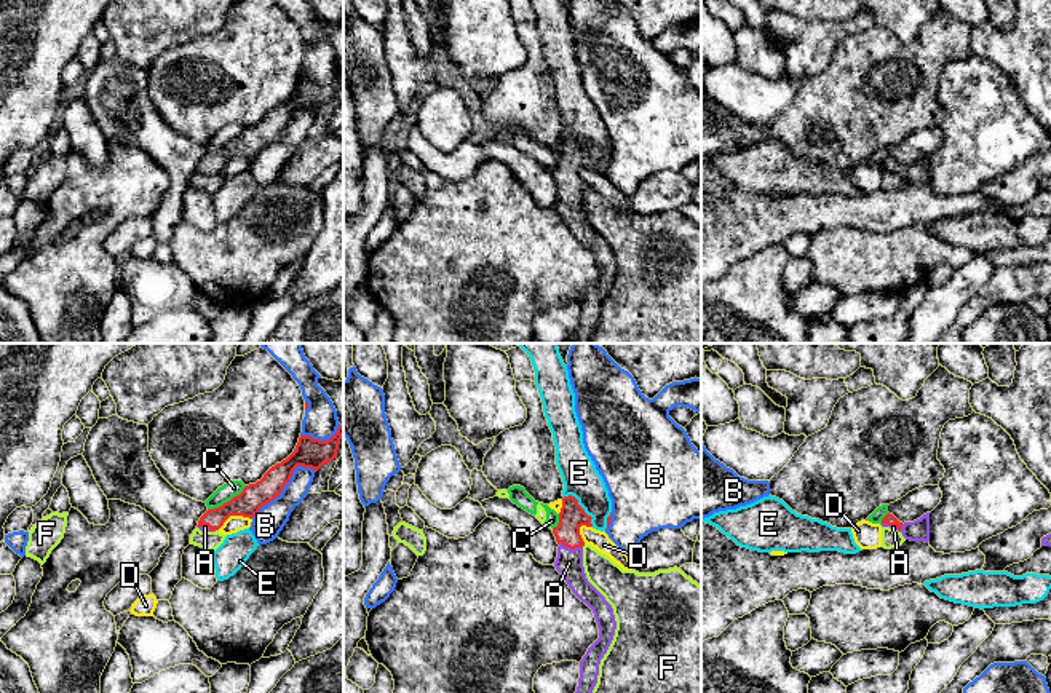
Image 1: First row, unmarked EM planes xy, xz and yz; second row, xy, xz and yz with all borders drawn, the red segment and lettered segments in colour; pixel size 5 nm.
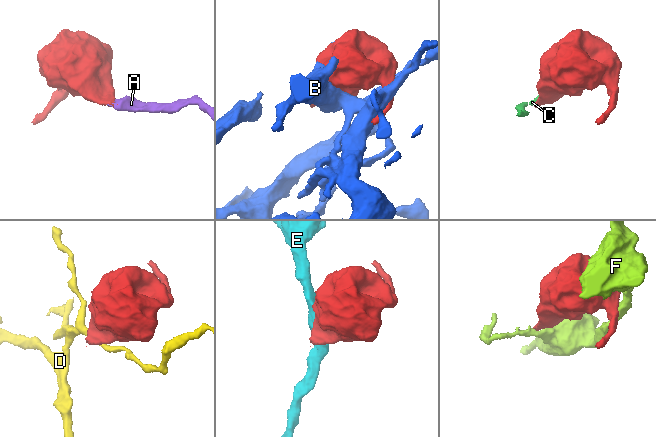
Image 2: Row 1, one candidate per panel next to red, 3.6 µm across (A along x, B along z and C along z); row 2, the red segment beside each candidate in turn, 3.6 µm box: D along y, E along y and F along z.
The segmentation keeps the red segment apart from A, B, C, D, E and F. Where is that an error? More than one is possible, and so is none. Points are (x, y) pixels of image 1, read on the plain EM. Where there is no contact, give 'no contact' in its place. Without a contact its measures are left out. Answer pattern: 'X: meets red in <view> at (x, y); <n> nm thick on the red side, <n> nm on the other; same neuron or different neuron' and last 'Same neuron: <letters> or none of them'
A: meets red in xz at (571, 190); 140 nm thick on the red side, 140 nm on the other; same neuron
B: meets red in xy at (285, 126); 150 nm thick on the red side, 150 nm on the other; different neuron
C: meets red in xy at (227, 144); 140 nm thick on the red side, 90 nm on the other; different neuron
D: meets red in xy at (233, 157); 140 nm thick on the red side, 90 nm on the other; different neuron
E: meets red in xz at (580, 149); 140 nm thick on the red side, 180 nm on the other; different neuron
F: meets red in xy at (211, 173); 140 nm thick on the red side, 100 nm on the other; different neuron
Same neuron: A

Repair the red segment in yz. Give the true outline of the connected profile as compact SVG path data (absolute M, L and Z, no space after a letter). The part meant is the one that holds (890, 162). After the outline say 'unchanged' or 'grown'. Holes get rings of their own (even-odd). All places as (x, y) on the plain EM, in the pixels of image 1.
M930 155L923 156L914 164L899 164L893 156L886 156L882 161L882 169L890 169L902 176L906 182L910 184L930 184Z | grown

